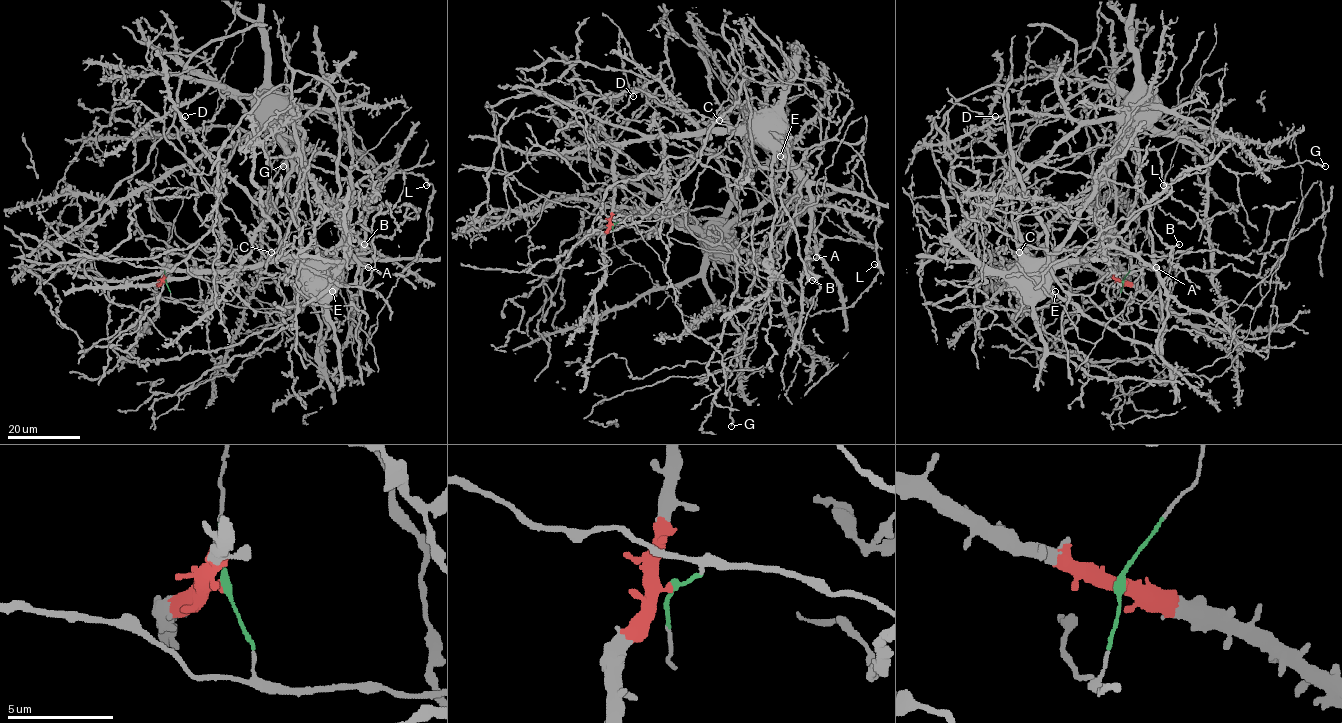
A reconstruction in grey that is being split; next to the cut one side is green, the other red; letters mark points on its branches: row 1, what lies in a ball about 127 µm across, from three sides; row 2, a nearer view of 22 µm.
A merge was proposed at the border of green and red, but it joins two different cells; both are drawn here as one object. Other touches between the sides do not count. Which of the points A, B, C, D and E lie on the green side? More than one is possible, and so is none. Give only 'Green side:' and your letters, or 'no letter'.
Green side: no letter

